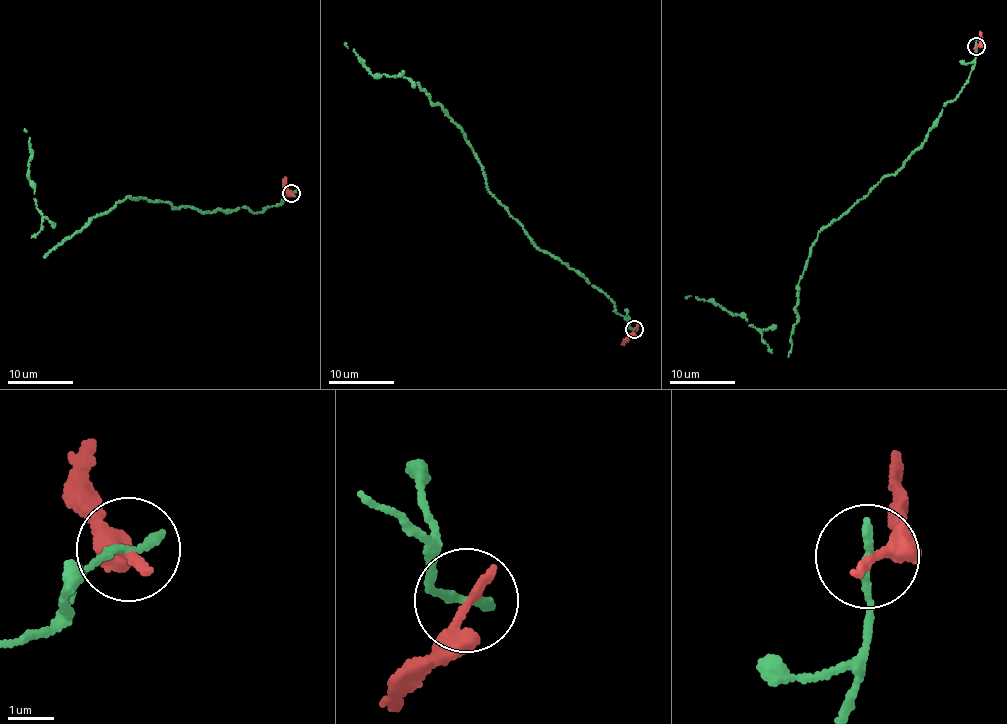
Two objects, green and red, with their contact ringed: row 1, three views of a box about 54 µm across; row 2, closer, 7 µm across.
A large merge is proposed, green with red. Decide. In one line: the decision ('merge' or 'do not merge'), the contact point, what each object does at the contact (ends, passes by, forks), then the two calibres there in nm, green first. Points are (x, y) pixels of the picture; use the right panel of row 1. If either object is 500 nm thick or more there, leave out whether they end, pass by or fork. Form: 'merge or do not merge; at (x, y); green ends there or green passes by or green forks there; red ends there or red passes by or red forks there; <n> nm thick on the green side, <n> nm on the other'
do not merge; at (976, 46); green ends there; red ends there; 200 nm thick on the green side, 300 nm on the other

